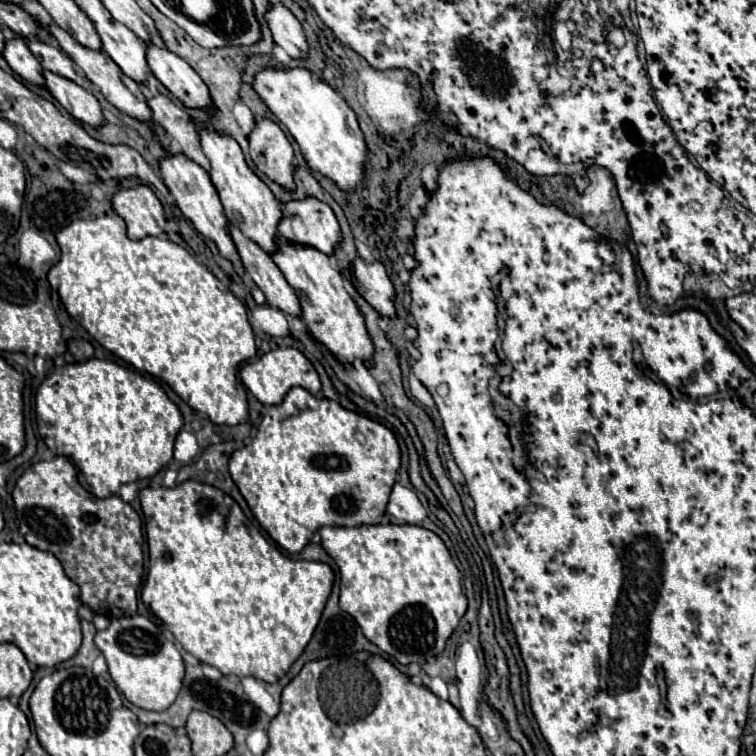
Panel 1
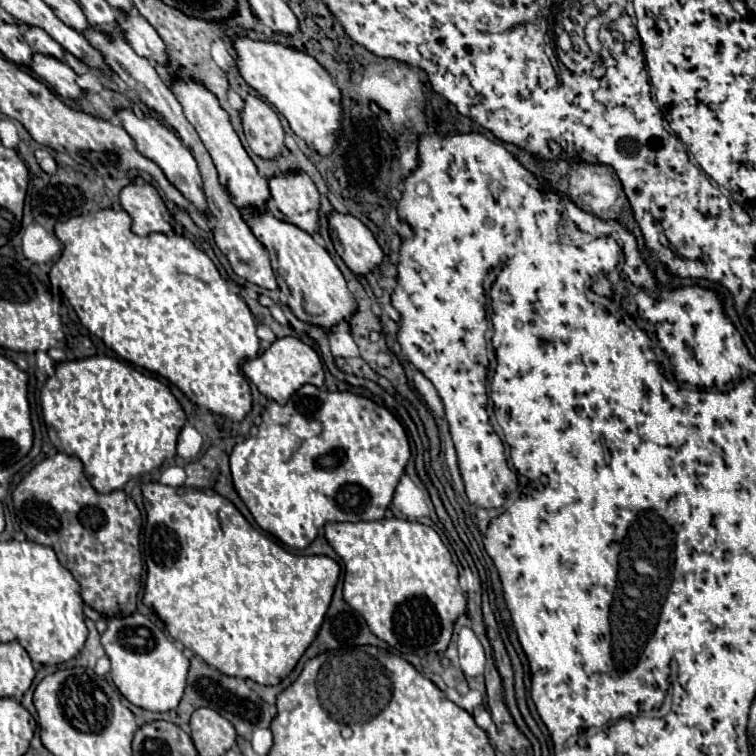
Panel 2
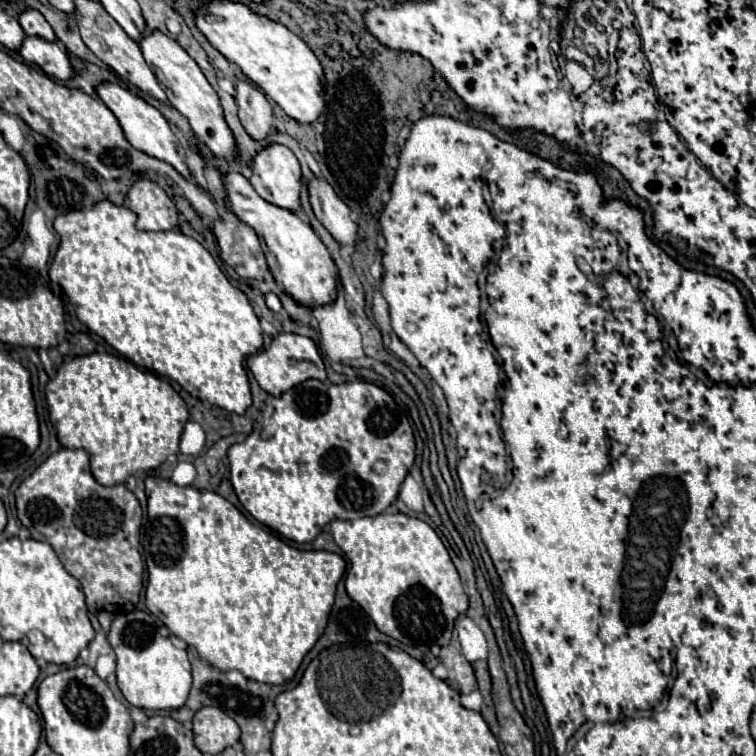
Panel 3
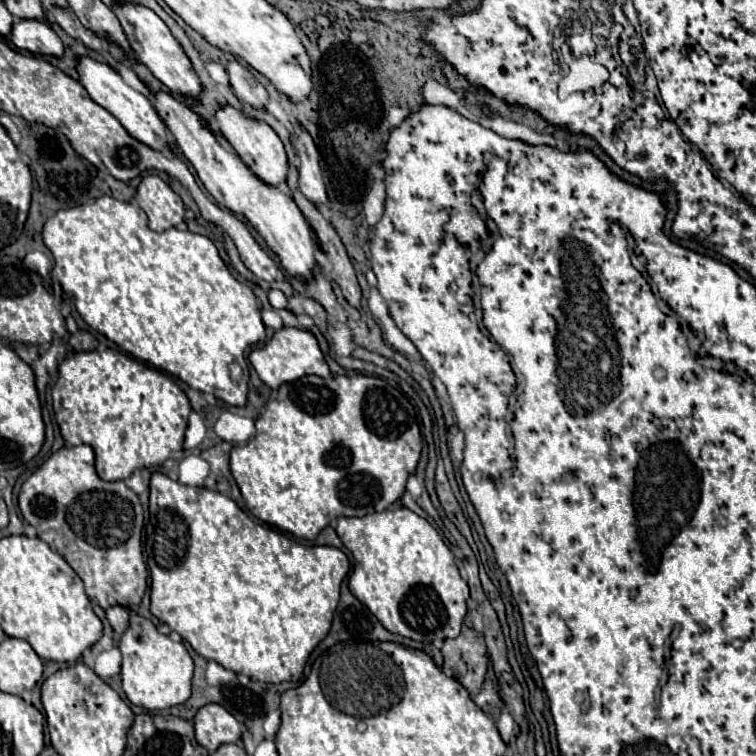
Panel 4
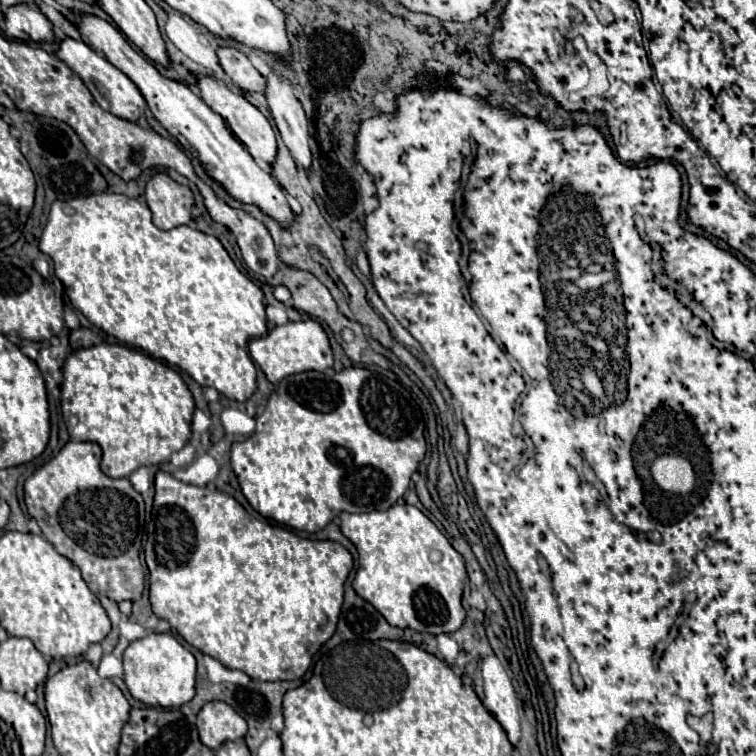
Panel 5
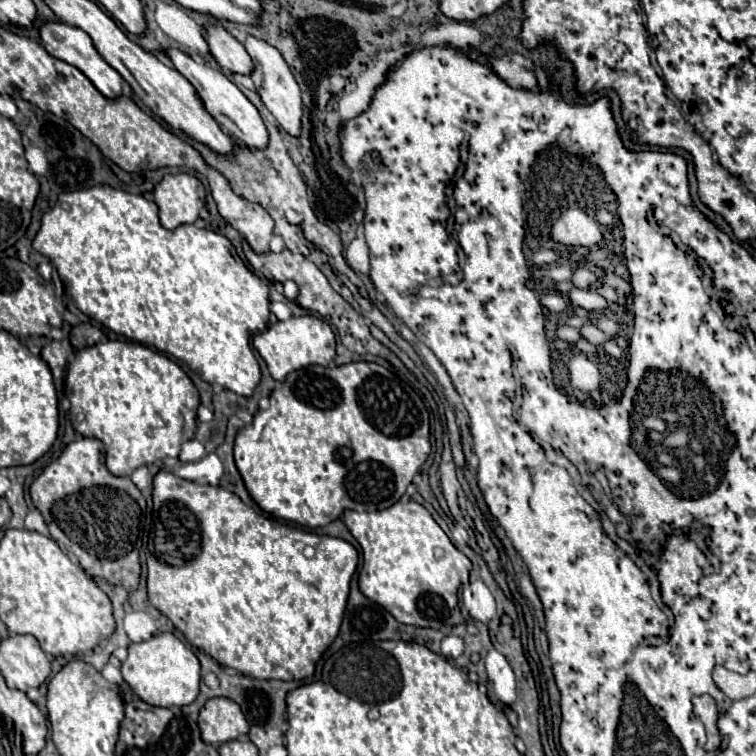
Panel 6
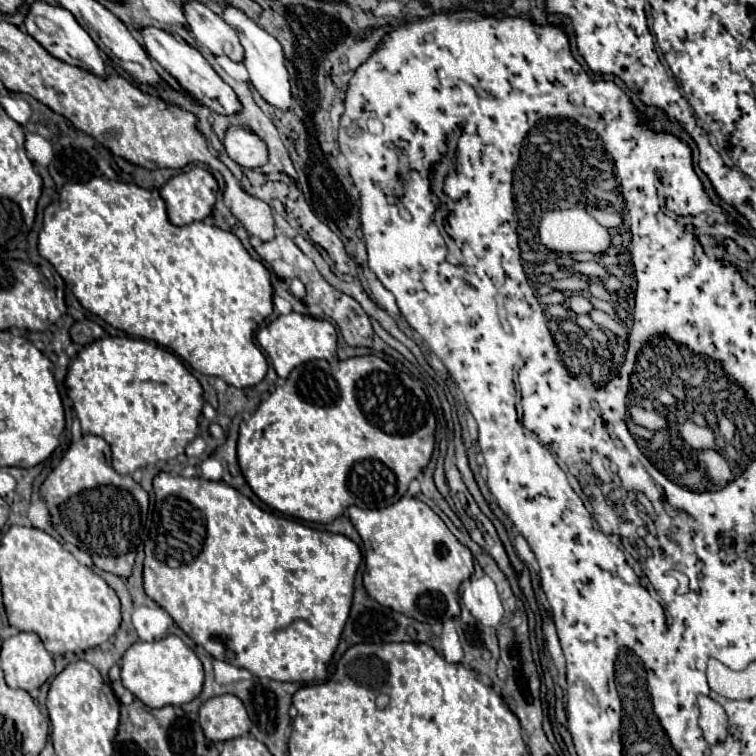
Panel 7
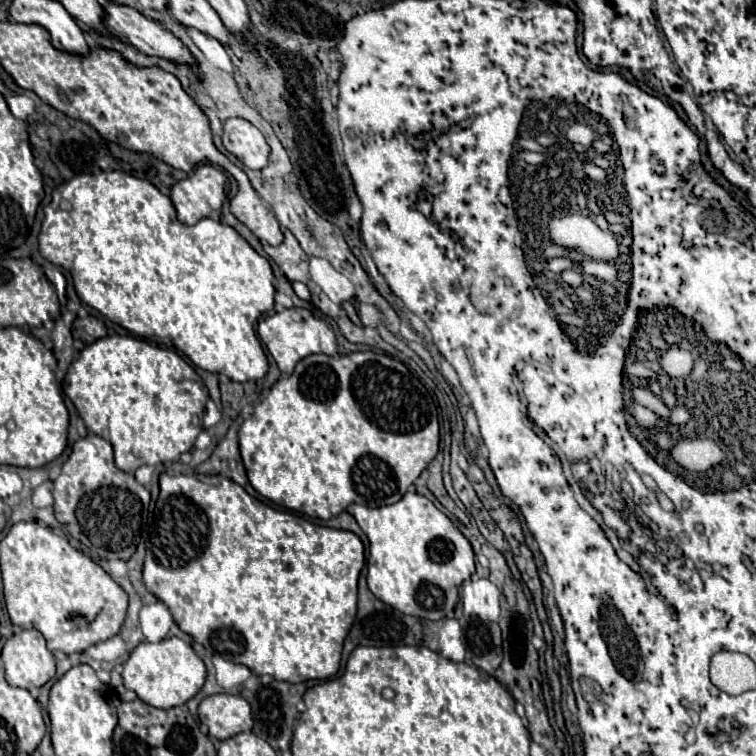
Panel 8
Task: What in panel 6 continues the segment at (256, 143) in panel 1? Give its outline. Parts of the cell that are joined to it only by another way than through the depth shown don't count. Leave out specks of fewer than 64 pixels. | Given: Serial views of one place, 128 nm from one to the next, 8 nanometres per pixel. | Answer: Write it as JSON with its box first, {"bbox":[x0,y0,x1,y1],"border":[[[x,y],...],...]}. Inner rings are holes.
{"bbox":[204,24,252,74],"border":[[[204,24],[206,42],[210,48],[210,54],[214,60],[222,66],[224,72],[238,72],[238,74],[250,74],[252,72],[252,60],[246,52],[246,48],[222,26],[218,24]]]}

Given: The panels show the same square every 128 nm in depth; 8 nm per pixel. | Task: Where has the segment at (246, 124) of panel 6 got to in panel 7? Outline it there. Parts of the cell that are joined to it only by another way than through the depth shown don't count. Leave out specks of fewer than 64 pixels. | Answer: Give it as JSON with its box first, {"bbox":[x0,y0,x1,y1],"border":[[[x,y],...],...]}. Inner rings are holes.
{"bbox":[140,26,240,116],"border":[[[156,26],[140,28],[140,36],[142,36],[142,46],[148,52],[148,56],[152,60],[156,60],[168,74],[172,74],[182,84],[182,88],[186,92],[196,96],[210,110],[226,114],[226,116],[230,116],[230,114],[240,110],[240,102],[238,102],[236,94],[232,92],[232,88],[214,72],[214,68],[204,60],[204,56],[196,48],[186,44],[176,34],[170,34],[166,30],[162,30],[162,28],[156,28]]]}

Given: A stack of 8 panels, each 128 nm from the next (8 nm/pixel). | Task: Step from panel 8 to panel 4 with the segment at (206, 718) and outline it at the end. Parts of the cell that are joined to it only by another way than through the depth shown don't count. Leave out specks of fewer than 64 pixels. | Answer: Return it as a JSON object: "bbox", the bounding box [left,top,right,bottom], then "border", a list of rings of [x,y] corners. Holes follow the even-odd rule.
{"bbox":[194,704,242,754],"border":[[[206,704],[194,716],[196,740],[212,754],[220,744],[240,742],[242,724],[220,704]]]}

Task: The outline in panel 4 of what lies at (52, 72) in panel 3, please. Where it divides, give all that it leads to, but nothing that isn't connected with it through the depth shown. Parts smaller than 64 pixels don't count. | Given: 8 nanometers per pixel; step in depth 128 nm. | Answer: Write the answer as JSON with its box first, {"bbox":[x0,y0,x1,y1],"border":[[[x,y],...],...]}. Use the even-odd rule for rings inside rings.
{"bbox":[10,20,64,56],"border":[[[16,20],[12,26],[10,40],[16,48],[32,54],[62,56],[64,46],[56,32],[44,20]]]}

